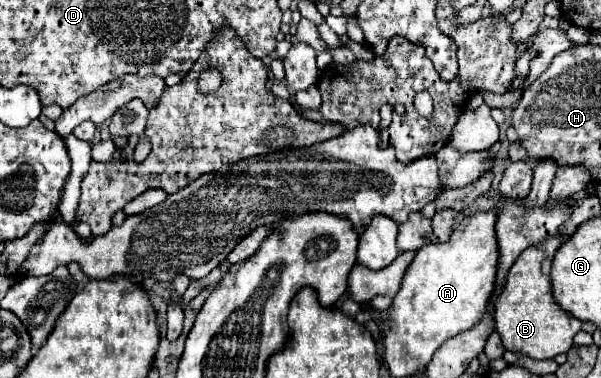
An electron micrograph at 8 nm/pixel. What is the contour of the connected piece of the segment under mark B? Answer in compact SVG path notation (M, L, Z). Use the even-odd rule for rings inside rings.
M553 235L541 245L525 249L513 263L507 275L503 293L495 305L495 327L501 335L503 349L529 355L533 359L553 359L559 353L567 353L573 347L573 337L581 331L583 321L563 311L551 291L551 263L555 251L565 243L565 235Z

